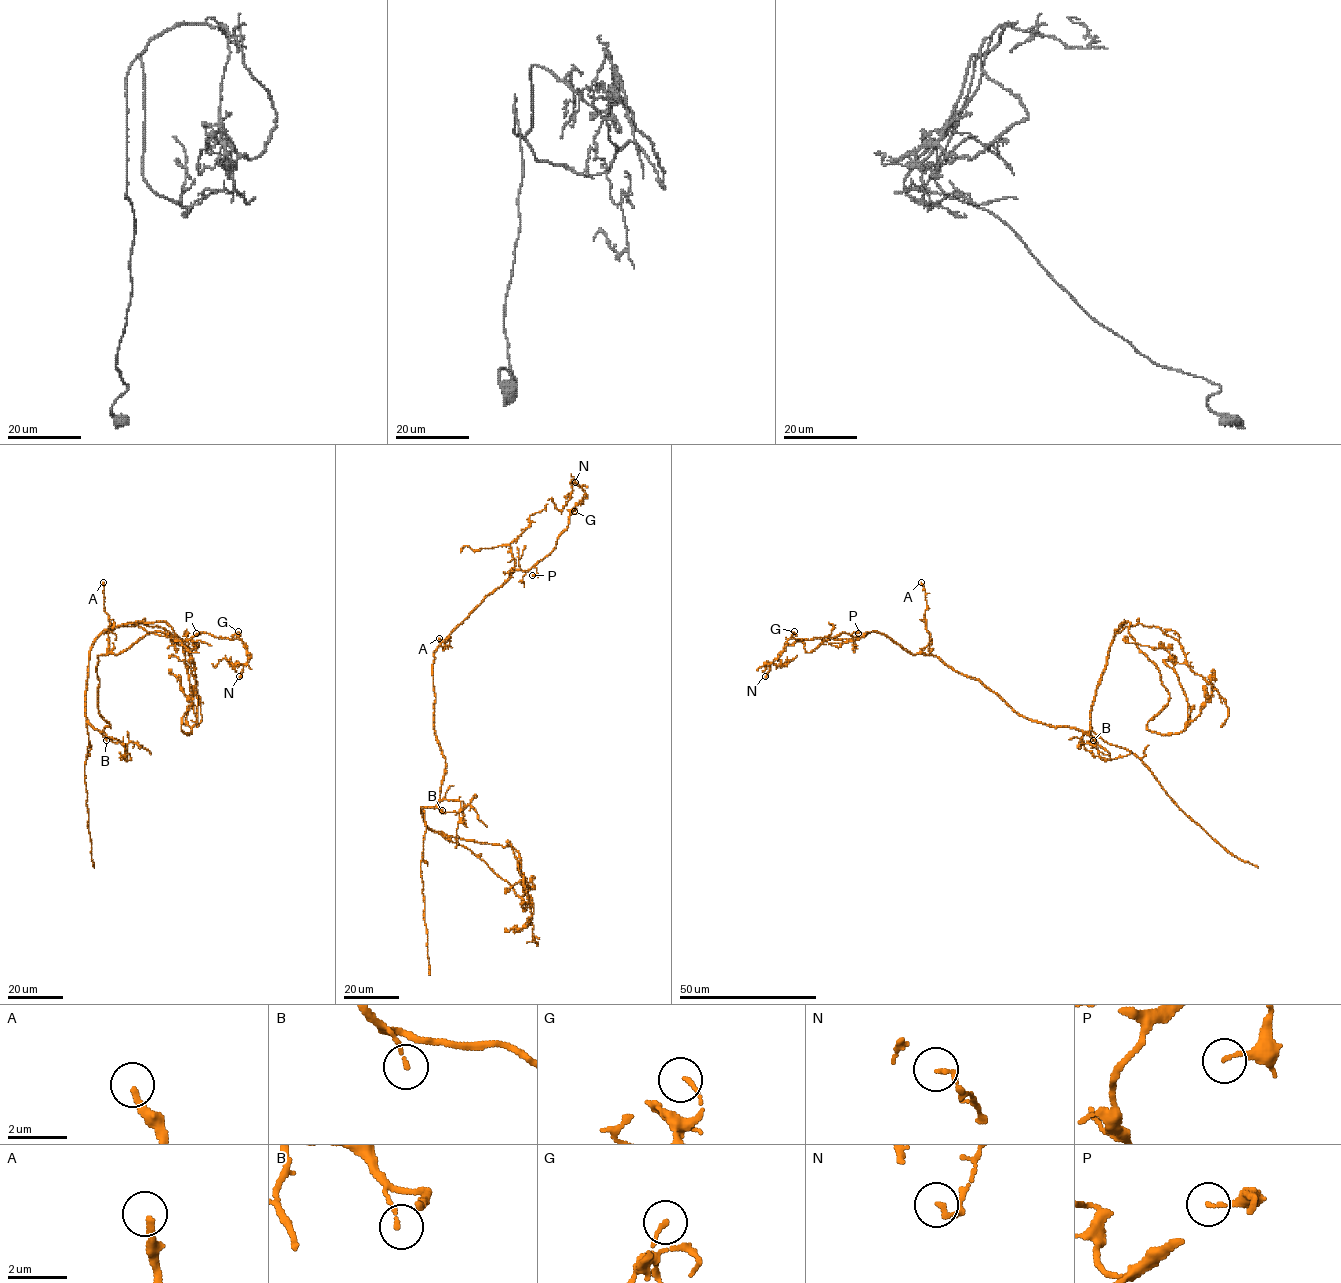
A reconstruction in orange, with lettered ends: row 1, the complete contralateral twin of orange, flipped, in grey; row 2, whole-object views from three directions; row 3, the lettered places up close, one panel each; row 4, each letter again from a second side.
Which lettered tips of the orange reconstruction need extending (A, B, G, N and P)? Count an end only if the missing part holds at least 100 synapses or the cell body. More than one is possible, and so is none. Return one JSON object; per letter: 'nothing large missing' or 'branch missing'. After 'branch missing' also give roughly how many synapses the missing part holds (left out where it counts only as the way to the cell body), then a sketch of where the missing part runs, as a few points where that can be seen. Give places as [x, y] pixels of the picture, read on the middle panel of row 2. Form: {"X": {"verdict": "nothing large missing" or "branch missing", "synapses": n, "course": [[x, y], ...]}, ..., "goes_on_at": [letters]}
{"A": {"verdict": "nothing large missing"}, "B": {"verdict": "nothing large missing"}, "G": {"verdict": "nothing large missing"}, "N": {"verdict": "nothing large missing"}, "P": {"verdict": "nothing large missing"}, "goes_on_at": []}

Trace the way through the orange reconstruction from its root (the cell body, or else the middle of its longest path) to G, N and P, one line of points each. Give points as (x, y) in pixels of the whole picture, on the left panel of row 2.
G: (99, 731), (109, 726), (98, 709), (99, 655), (155, 631), (185, 641), (238, 631)
N: (99, 731), (109, 723), (98, 709), (98, 657), (122, 653), (146, 634), (239, 638), (248, 657), (239, 676)
P: (99, 731), (109, 723), (98, 709), (98, 657), (122, 653), (155, 631), (185, 641), (201, 633), (196, 633)

